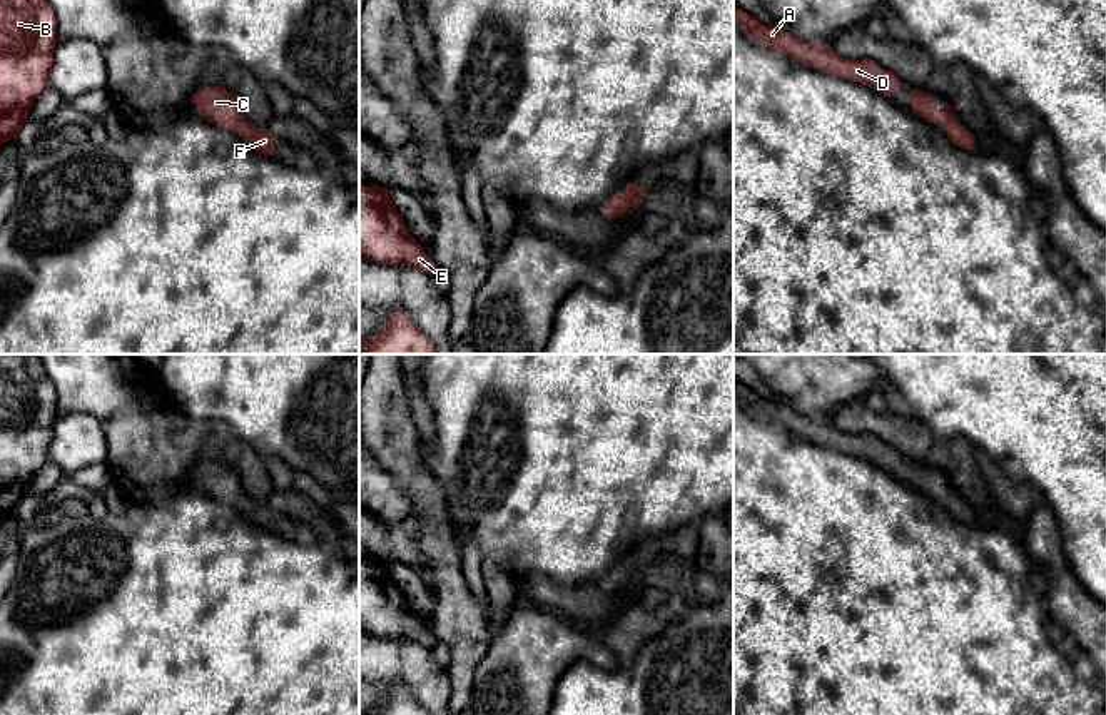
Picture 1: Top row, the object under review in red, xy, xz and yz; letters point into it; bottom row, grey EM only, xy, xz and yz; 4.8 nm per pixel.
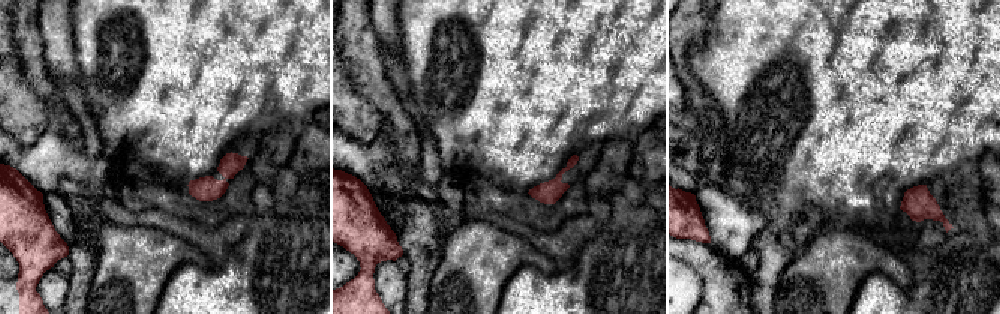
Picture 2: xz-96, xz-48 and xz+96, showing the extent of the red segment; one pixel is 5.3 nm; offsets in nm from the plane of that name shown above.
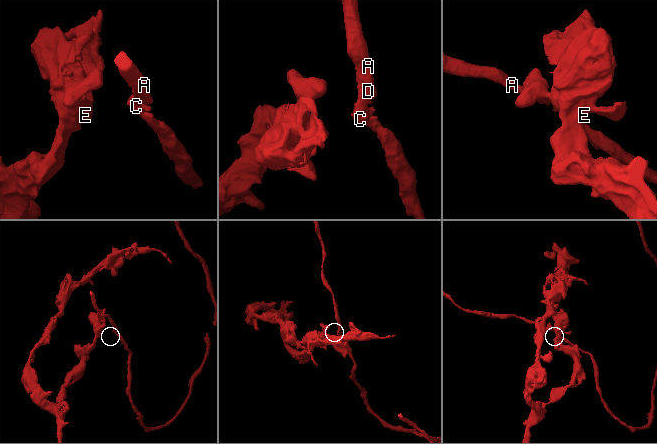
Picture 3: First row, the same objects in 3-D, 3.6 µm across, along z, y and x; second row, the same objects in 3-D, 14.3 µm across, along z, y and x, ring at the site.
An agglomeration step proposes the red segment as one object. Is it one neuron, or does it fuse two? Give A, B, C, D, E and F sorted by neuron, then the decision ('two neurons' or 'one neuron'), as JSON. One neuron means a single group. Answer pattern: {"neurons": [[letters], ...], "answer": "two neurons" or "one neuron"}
{"neurons": [["A", "B", "C", "D", "E", "F"]], "answer": "one neuron"}

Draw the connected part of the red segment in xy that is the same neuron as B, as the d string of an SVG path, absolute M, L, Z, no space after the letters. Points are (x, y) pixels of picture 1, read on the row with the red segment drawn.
M0 0L0 145L15 139L32 102L48 87L57 42L57 17L48 0Z

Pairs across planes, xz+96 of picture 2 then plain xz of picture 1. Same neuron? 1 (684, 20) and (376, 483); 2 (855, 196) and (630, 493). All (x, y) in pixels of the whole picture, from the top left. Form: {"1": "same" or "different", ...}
{"1": "different", "2": "same"}

